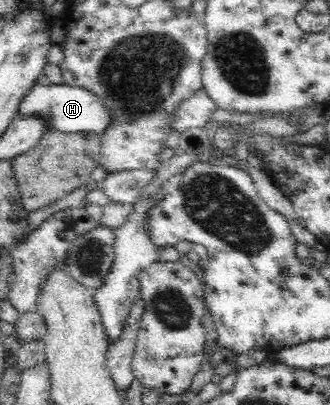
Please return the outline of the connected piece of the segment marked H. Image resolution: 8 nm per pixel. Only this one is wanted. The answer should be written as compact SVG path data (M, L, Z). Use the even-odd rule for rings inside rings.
M36 80L32 86L21 96L18 105L17 116L20 119L36 119L42 125L46 125L46 131L62 133L92 132L101 134L108 128L110 117L106 115L99 98L85 88L69 84L40 84Z

